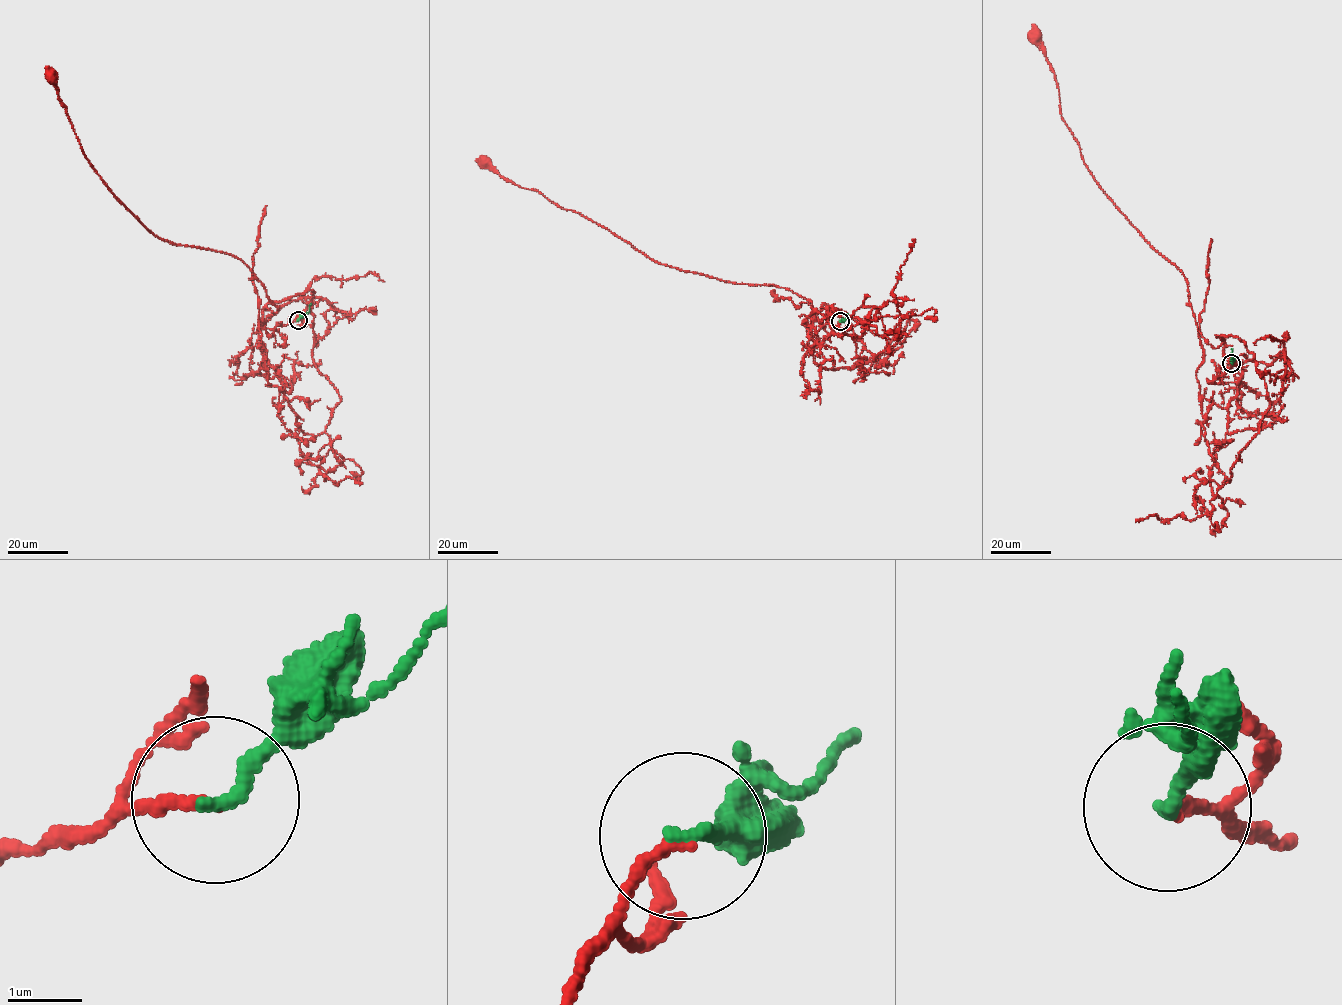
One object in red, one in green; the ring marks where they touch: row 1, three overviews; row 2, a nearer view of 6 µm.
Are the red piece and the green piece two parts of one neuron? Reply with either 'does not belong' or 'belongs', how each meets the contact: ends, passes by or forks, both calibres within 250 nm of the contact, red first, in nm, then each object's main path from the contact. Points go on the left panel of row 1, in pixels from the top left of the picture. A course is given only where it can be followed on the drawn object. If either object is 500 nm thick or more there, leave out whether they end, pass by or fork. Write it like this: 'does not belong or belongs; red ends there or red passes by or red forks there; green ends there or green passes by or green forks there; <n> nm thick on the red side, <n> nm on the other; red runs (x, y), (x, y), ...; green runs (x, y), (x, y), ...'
belongs; red ends there; green ends there; 160 nm thick on the red side, 220 nm on the other; red runs (297, 320), (262, 327), (262, 309), (278, 308), (241, 260), (175, 244), (150, 232), (94, 169), (50, 76); green runs (298, 320), (309, 311), (311, 303)

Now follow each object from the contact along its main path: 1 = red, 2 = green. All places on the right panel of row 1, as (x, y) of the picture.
1: (1232, 363), (1198, 330), (1184, 274), (1084, 163), (1035, 35)
2: (1232, 363), (1232, 348)

